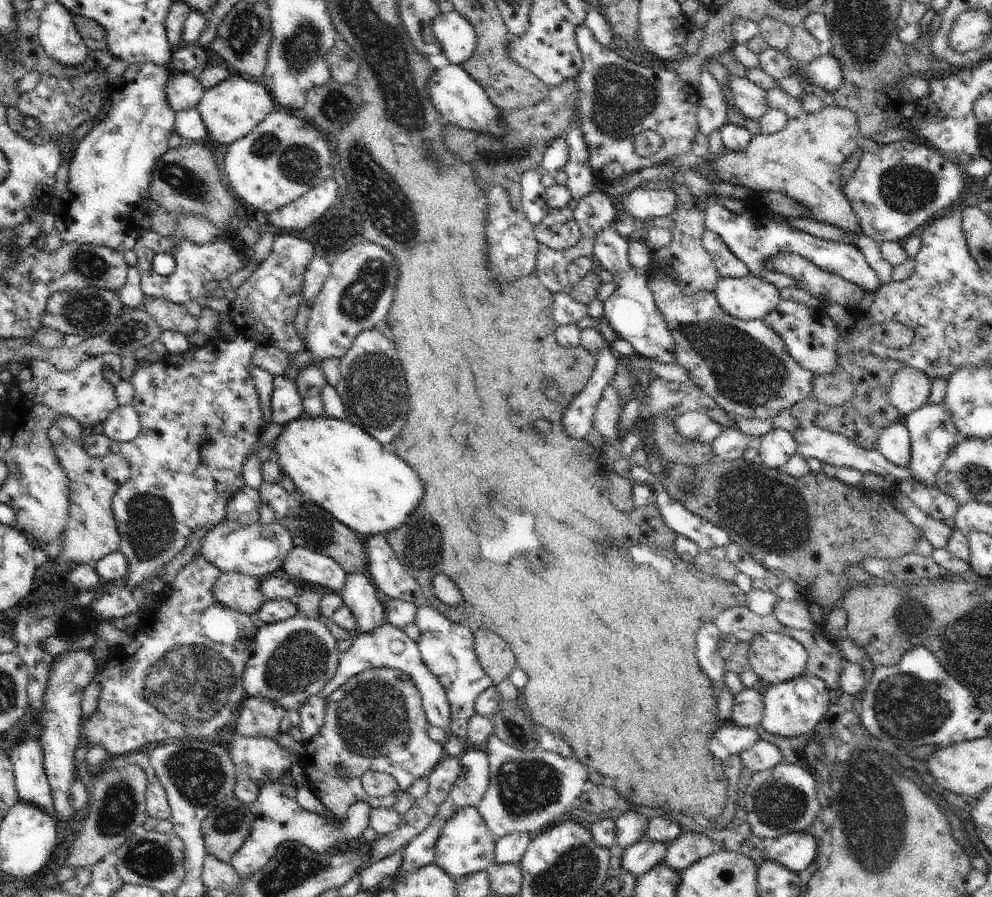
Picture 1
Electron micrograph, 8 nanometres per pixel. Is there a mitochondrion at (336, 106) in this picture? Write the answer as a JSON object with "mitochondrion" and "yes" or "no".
{"mitochondrion":"yes"}

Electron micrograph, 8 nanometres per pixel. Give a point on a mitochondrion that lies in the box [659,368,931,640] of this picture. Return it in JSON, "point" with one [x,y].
{"point":[764,510]}

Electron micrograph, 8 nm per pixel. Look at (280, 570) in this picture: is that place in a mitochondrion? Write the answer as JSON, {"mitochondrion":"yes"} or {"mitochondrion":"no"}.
{"mitochondrion":"no"}

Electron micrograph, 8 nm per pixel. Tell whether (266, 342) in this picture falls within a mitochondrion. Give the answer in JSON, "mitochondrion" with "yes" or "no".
{"mitochondrion":"no"}

